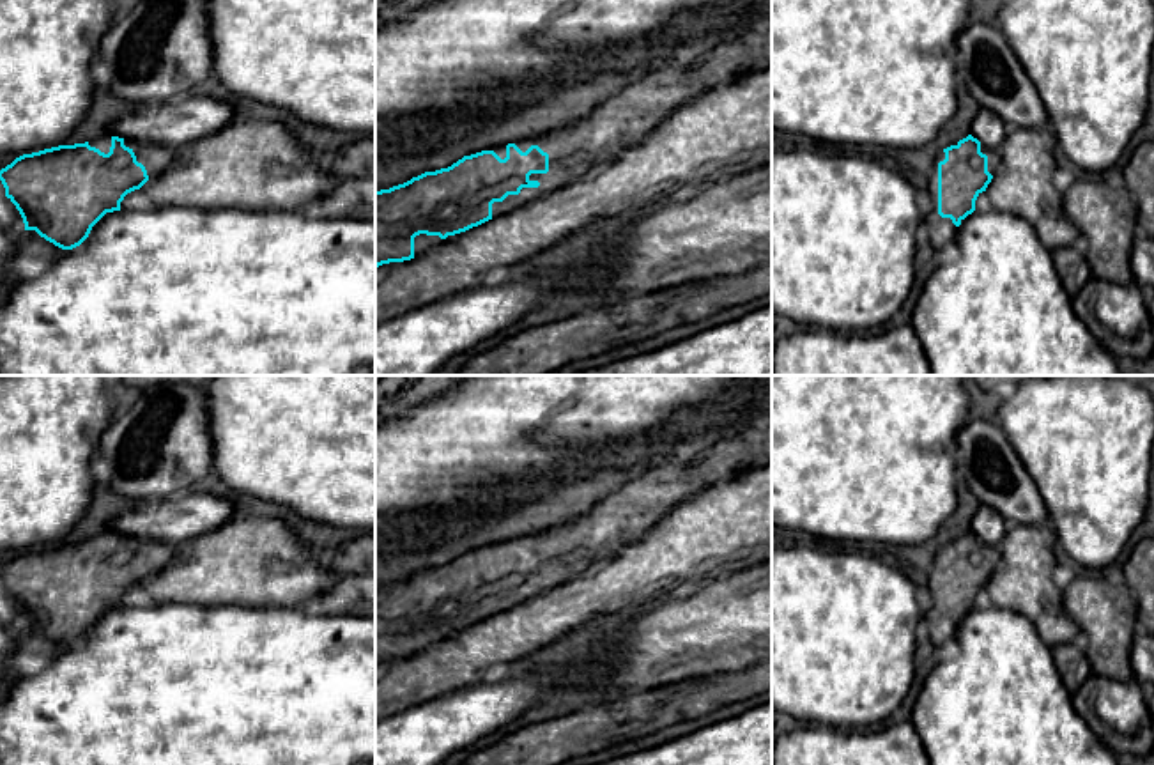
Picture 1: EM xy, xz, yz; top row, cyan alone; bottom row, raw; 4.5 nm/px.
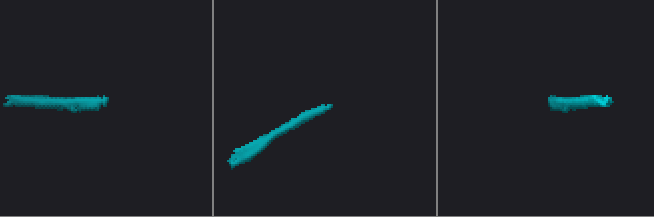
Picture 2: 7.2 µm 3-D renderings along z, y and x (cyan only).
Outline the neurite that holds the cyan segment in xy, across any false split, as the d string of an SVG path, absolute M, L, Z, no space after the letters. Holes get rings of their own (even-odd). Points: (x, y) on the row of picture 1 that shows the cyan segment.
M103 136L23 154L0 170L0 181L25 230L73 250L104 214L120 211L127 193L181 158L168 145Z

